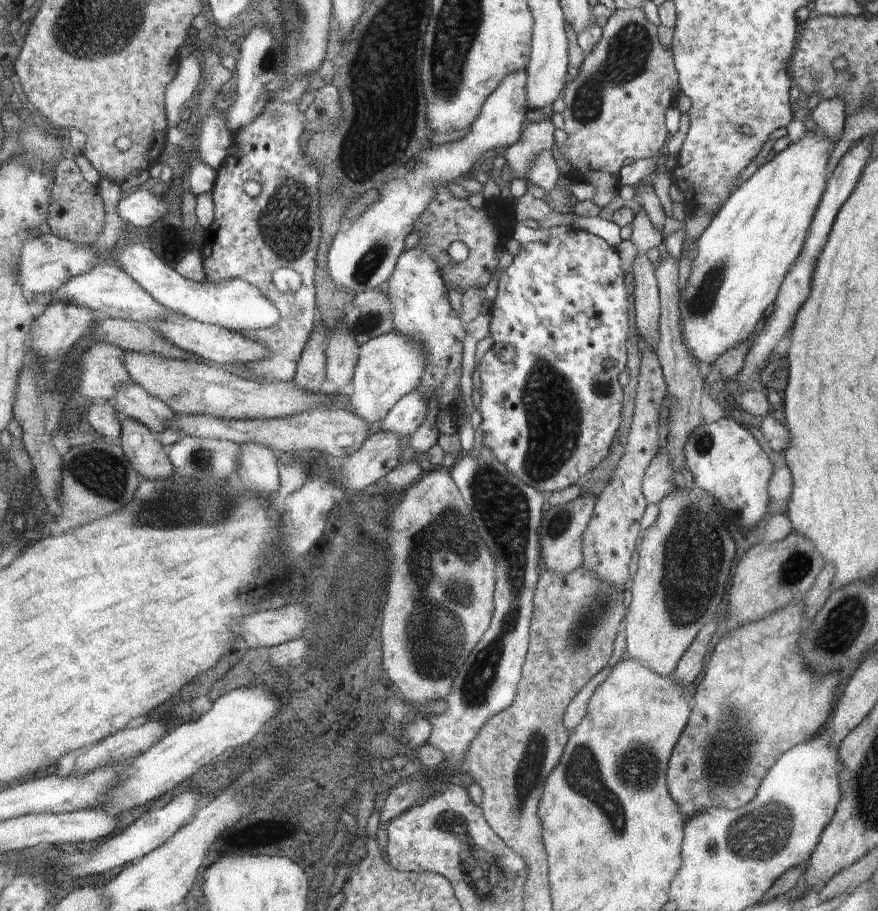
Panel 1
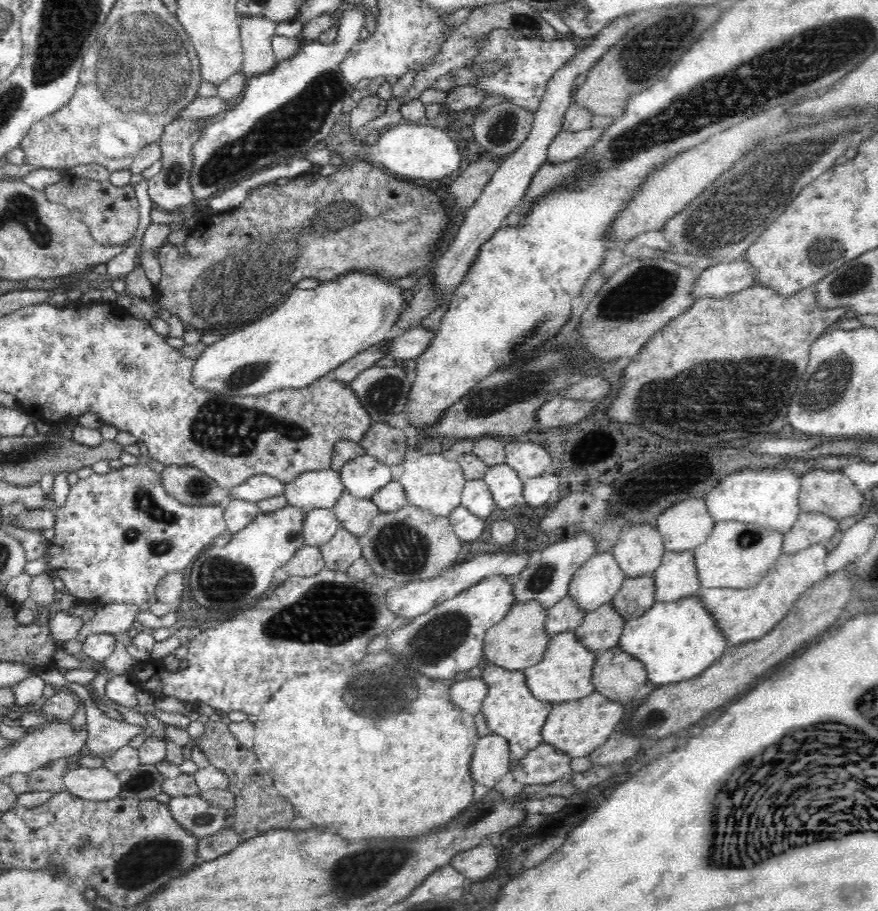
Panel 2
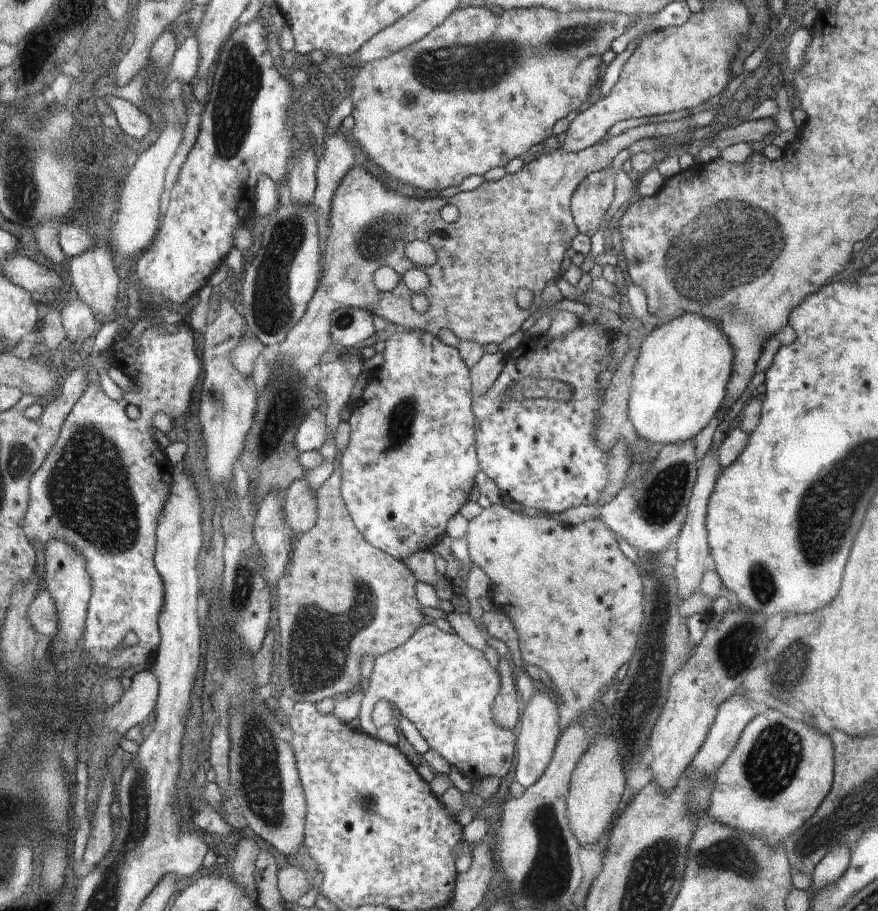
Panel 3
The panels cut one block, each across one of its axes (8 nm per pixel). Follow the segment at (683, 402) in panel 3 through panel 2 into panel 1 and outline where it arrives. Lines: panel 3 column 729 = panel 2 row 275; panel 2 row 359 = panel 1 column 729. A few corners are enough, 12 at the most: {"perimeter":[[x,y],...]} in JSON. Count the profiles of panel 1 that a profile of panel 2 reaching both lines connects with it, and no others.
{"perimeter":[[834,140],[731,192],[679,292],[702,364],[768,320],[802,254]]}

